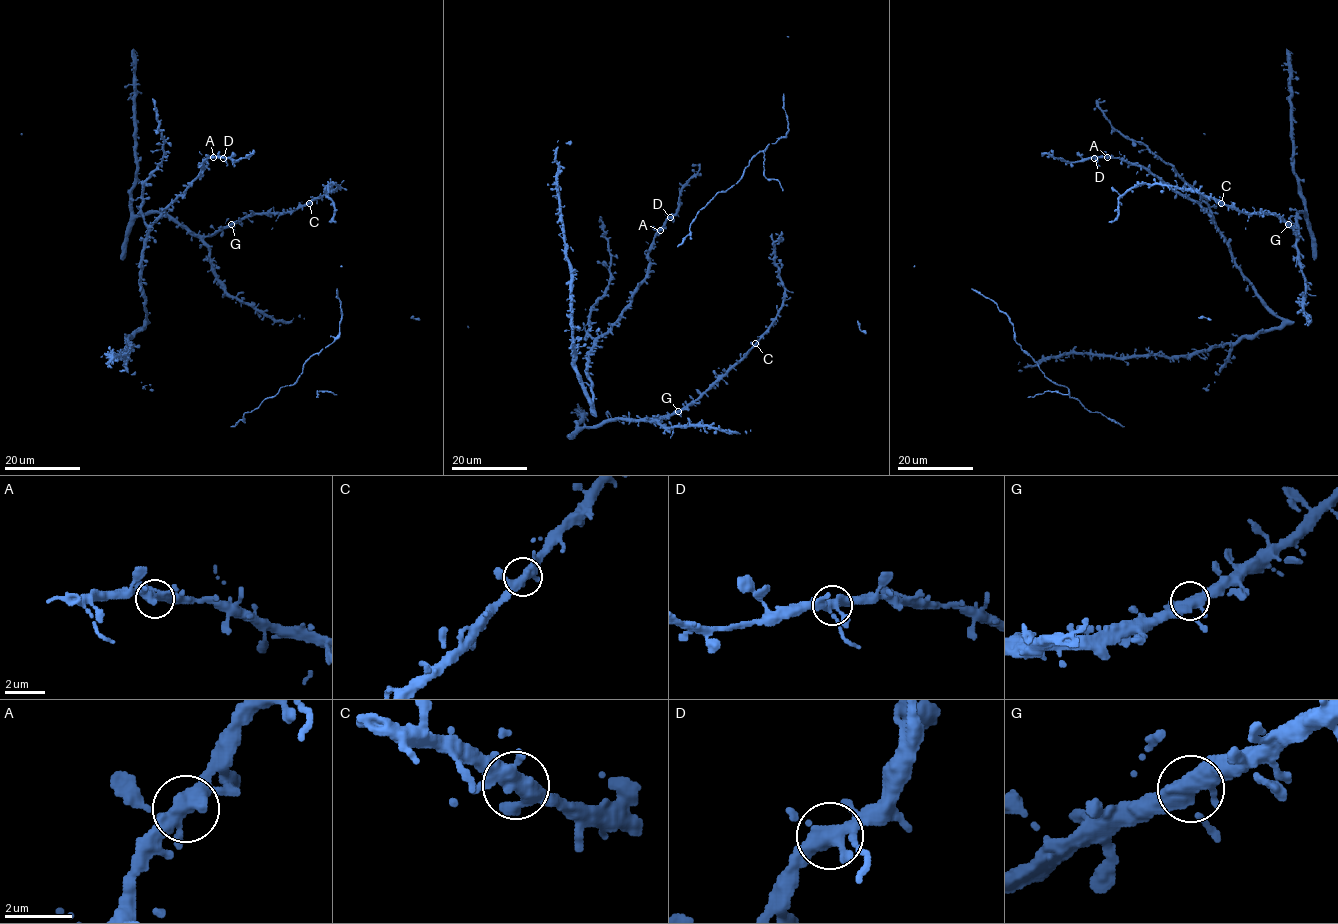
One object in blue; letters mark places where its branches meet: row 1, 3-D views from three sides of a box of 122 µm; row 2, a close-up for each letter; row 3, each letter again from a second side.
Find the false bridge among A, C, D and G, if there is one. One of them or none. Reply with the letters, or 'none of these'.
none of these

